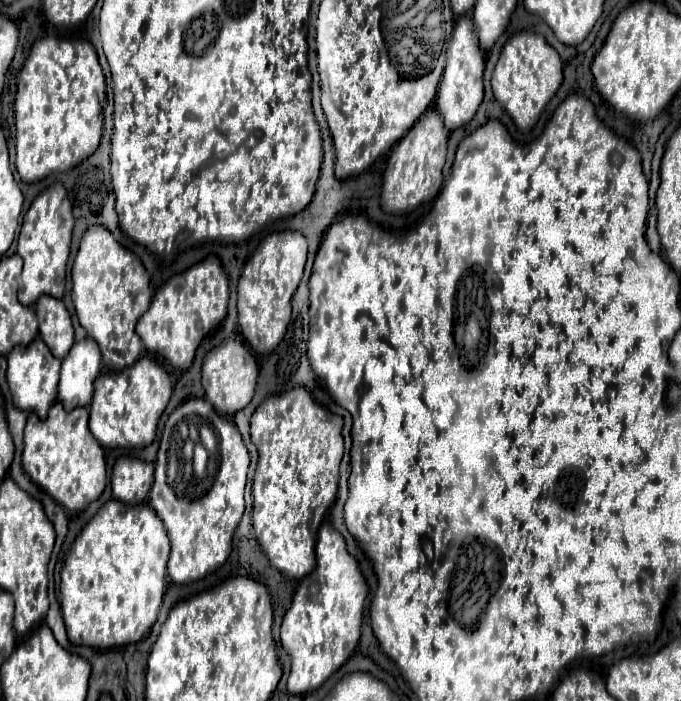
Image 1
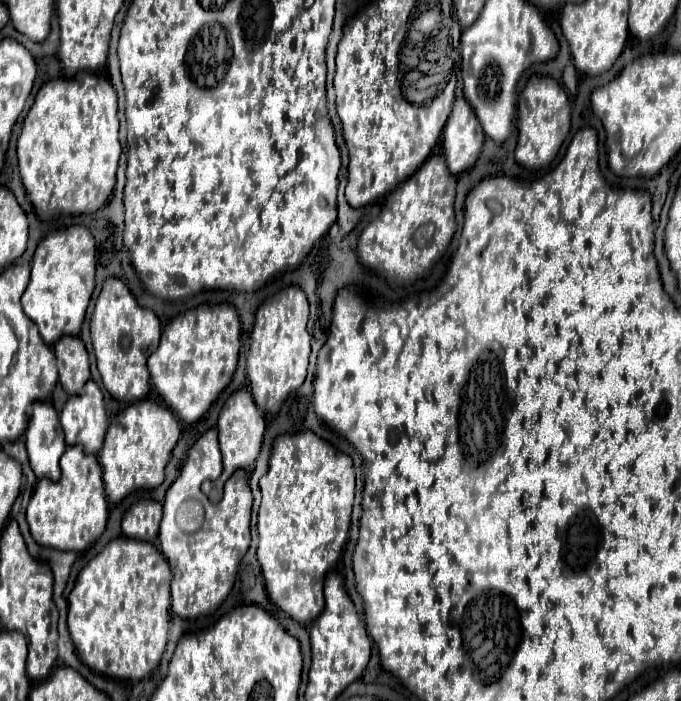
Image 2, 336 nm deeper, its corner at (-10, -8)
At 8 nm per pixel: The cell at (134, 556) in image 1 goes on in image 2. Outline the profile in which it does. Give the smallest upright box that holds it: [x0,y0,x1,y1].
[68,538,170,680]

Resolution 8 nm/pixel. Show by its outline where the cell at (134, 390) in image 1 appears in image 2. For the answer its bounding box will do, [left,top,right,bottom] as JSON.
[98,400,180,504]

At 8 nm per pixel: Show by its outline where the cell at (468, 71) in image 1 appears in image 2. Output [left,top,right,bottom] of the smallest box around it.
[442,98,486,176]

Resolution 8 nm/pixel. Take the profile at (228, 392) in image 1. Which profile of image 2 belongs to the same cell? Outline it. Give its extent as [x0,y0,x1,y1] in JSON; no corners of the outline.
[218,388,266,478]

